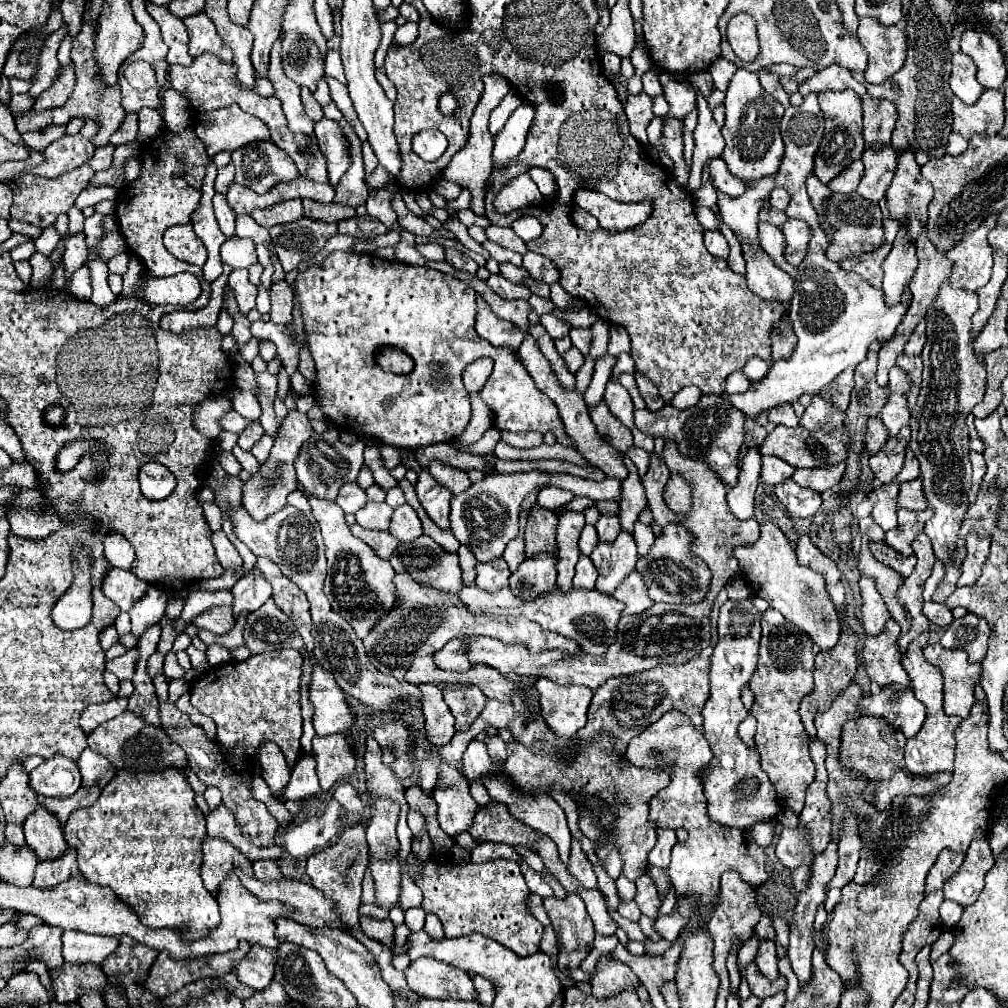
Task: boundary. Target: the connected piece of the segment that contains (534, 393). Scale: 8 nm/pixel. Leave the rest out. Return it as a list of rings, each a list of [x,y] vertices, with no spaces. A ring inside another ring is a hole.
[[[337,250],[319,264],[313,264],[301,272],[293,282],[293,292],[301,308],[307,348],[317,370],[317,378],[313,382],[315,404],[341,432],[353,432],[359,438],[375,438],[379,444],[409,452],[431,444],[457,440],[465,432],[471,418],[471,400],[461,382],[461,374],[467,364],[487,356],[495,362],[495,368],[483,386],[481,398],[495,414],[497,428],[509,432],[553,430],[557,442],[573,446],[563,430],[555,402],[535,386],[515,350],[495,348],[475,332],[475,292],[451,274],[441,274],[425,266],[411,266],[397,260],[387,262],[367,252],[359,254],[353,250]],[[381,346],[395,346],[407,352],[415,360],[415,370],[407,376],[383,372],[375,362],[375,350]]]

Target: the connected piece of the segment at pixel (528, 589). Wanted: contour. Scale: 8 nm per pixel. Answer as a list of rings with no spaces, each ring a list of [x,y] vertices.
[[[537,552],[533,558],[525,560],[509,578],[513,592],[521,598],[529,598],[537,596],[537,592],[545,592],[545,588],[551,588],[557,580],[557,560],[555,552]]]

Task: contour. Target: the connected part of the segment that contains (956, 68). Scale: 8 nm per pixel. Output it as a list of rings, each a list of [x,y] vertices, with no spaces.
[[[963,52],[953,54],[953,70],[951,70],[951,90],[957,98],[961,98],[965,104],[973,104],[977,102],[977,98],[983,94],[981,84],[975,78],[975,68],[969,56],[965,56]]]

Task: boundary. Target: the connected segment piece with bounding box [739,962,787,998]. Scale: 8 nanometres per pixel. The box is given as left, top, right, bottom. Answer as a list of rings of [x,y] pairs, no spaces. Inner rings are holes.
[[[755,962],[747,964],[747,968],[739,968],[739,974],[747,978],[751,994],[755,994],[757,998],[767,998],[767,996],[775,996],[777,992],[787,990],[787,978],[783,974],[777,976],[777,980],[769,980],[761,974],[761,970],[757,968]]]

